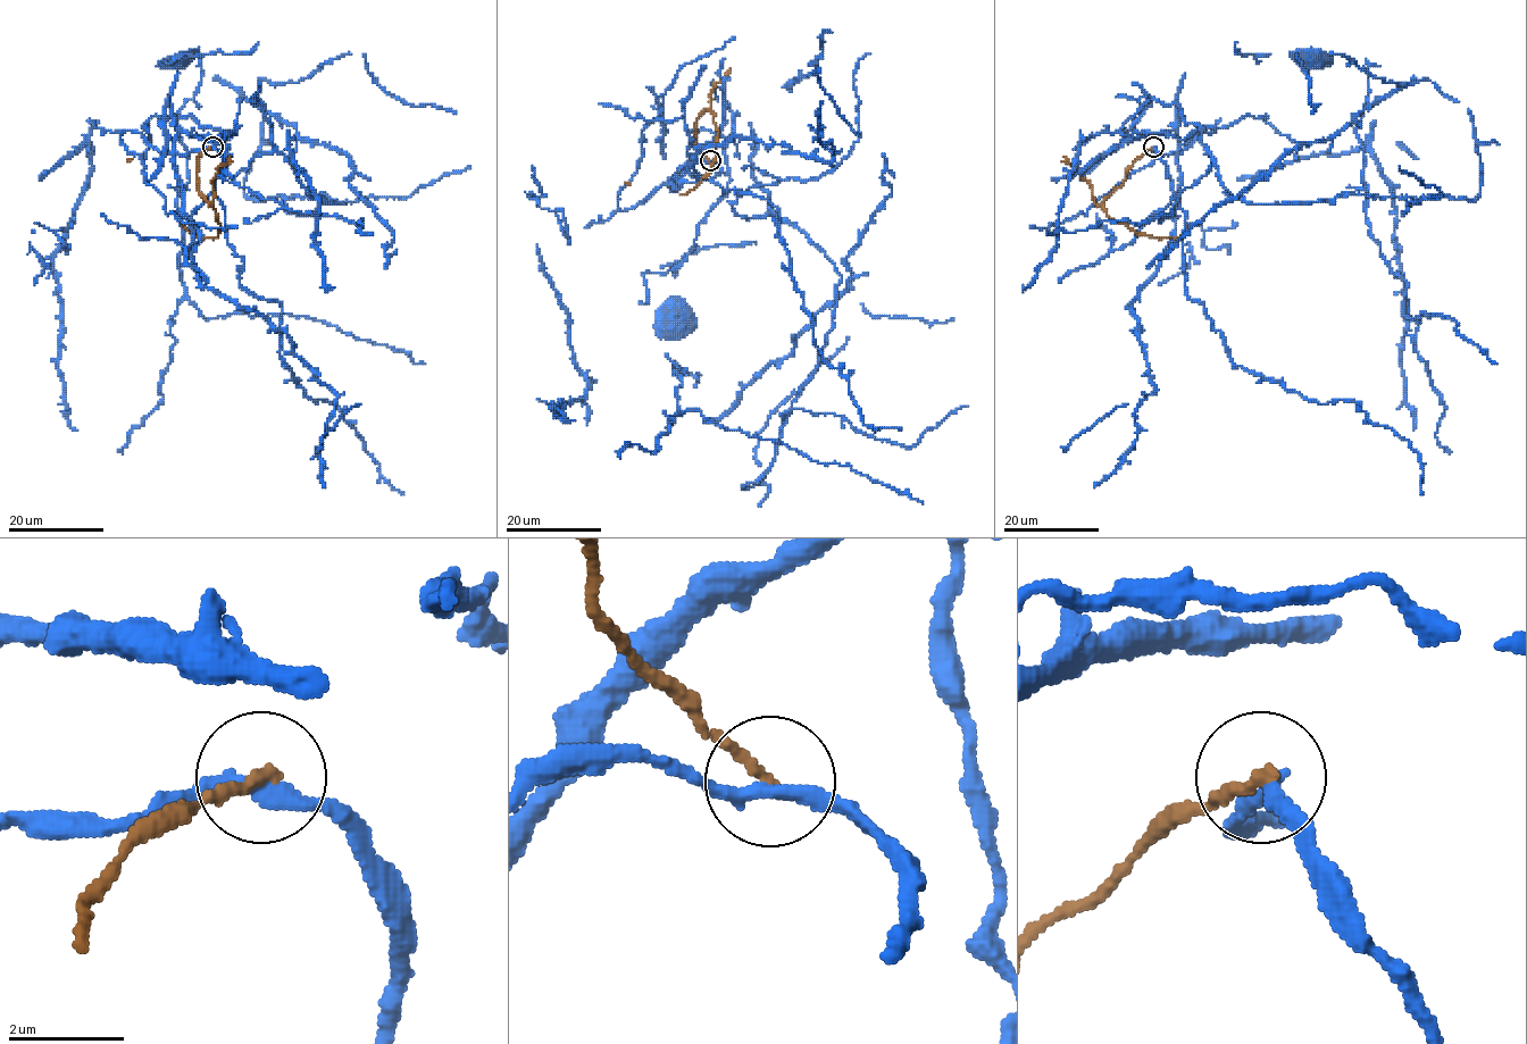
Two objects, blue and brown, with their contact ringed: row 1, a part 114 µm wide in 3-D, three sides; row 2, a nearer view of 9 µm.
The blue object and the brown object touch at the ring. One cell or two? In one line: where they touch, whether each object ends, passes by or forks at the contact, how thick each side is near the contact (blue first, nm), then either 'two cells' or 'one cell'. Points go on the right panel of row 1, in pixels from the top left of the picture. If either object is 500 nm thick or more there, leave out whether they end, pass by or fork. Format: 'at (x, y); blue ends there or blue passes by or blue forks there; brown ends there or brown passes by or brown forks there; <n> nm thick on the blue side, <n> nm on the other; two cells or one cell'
at (1153, 147); blue passes by; brown ends there; 280 nm thick on the blue side, 240 nm on the other; two cells

